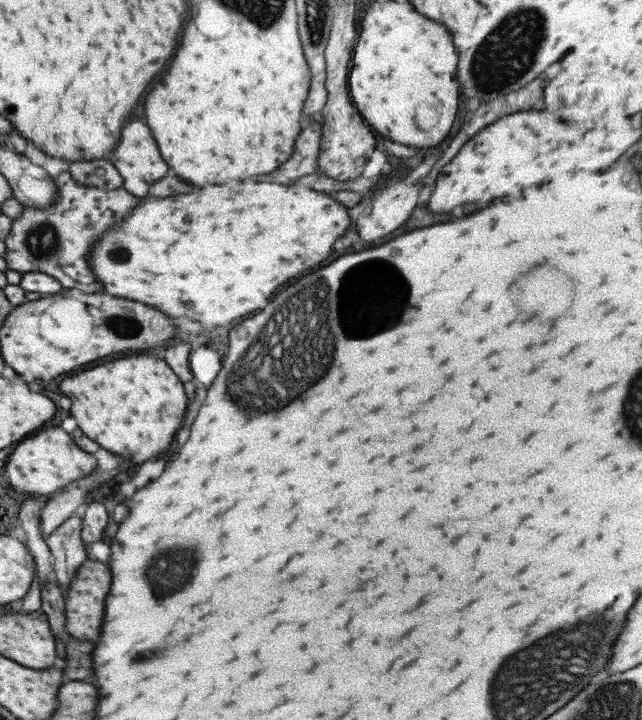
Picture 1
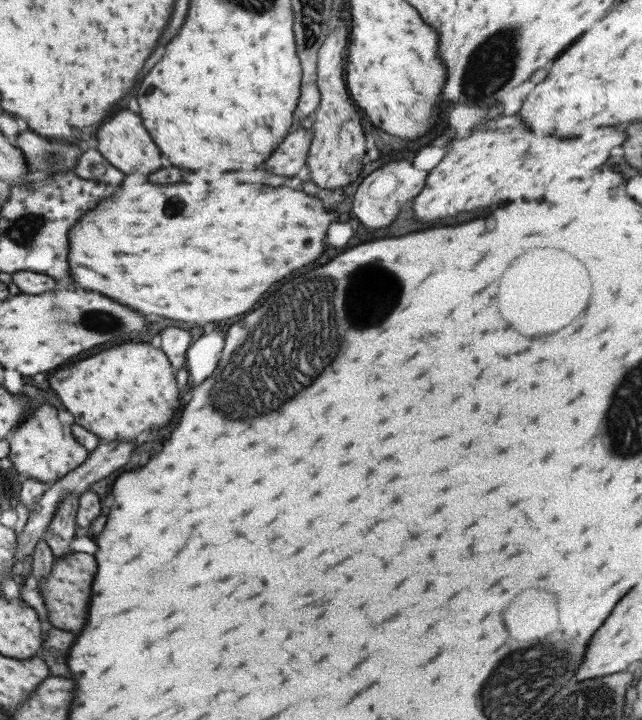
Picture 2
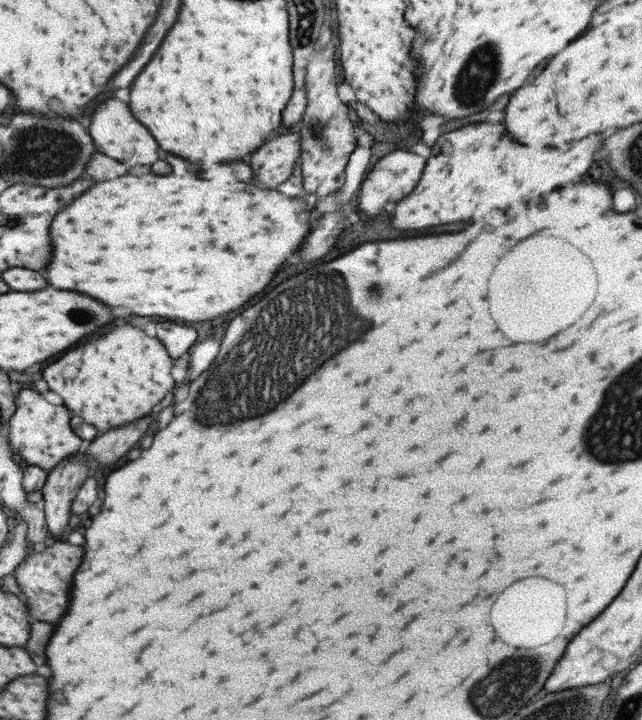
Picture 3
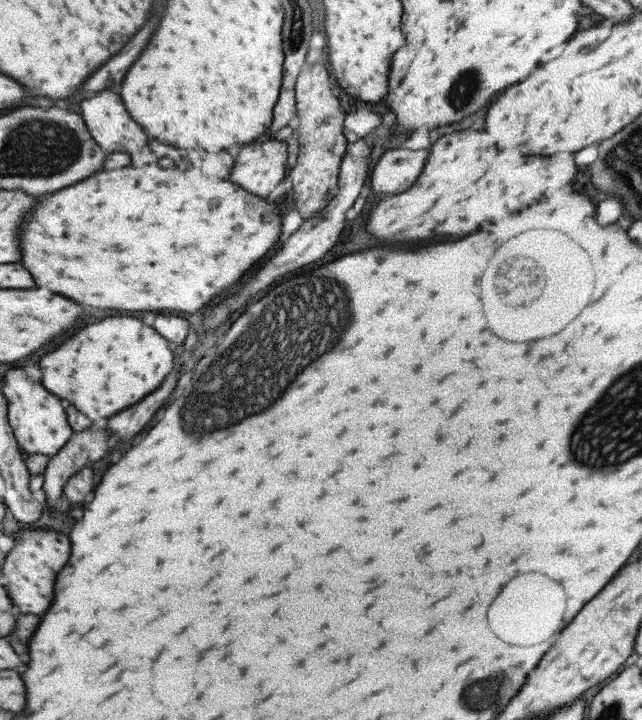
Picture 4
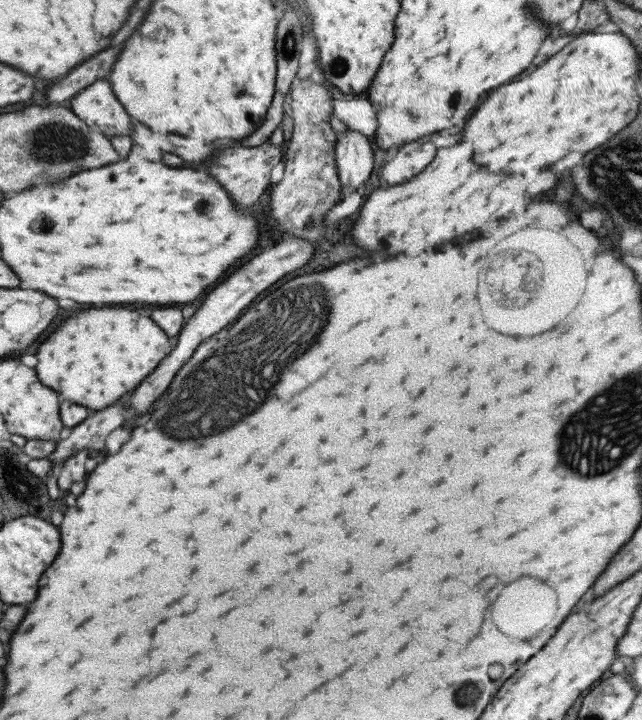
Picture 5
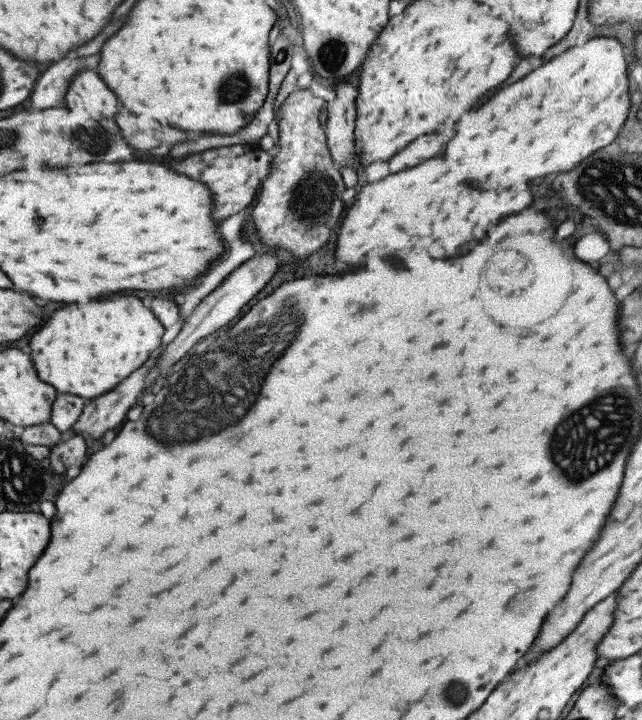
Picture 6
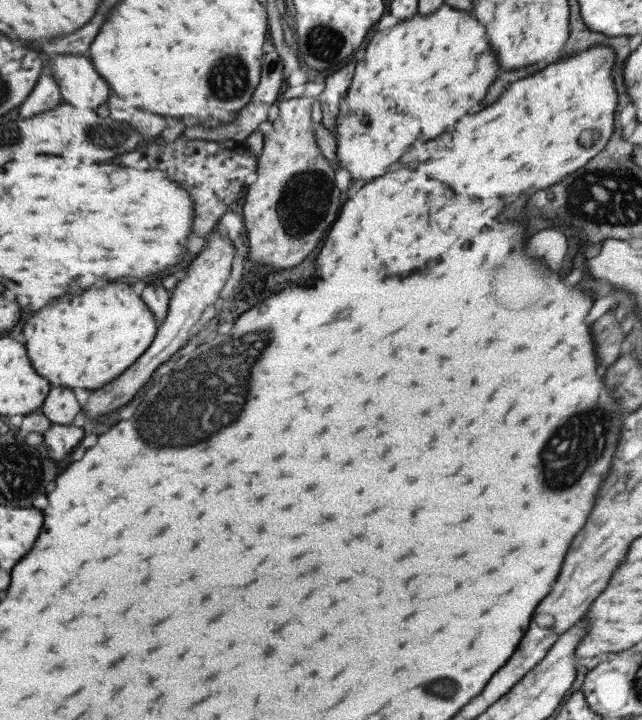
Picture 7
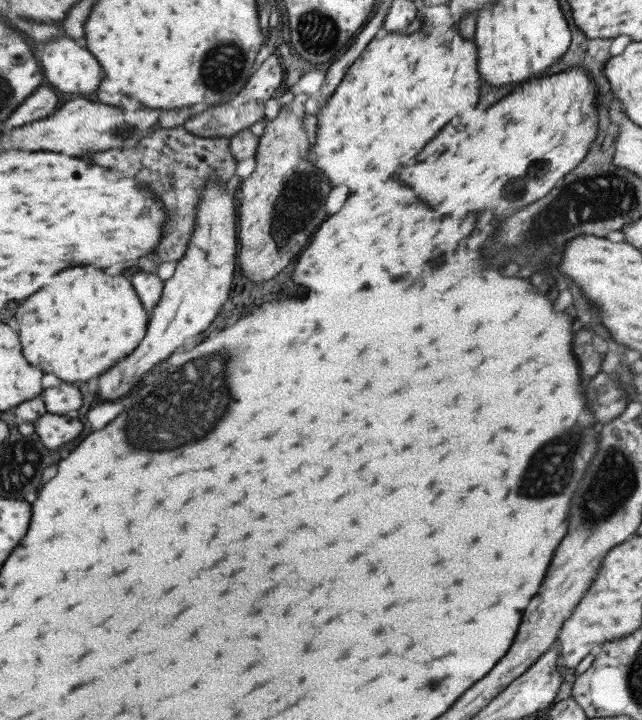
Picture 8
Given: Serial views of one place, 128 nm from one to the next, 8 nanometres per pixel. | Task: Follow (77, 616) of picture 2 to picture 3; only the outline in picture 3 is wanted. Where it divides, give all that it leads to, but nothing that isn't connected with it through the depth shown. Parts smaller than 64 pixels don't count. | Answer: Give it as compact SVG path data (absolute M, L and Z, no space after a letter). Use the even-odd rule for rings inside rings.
M55 540L52 545L44 546L43 549L30 548L24 562L20 562L20 566L14 568L14 572L19 588L28 600L26 606L33 620L56 624L60 622L60 618L68 614L72 578L82 560L84 548L72 545L68 541Z

